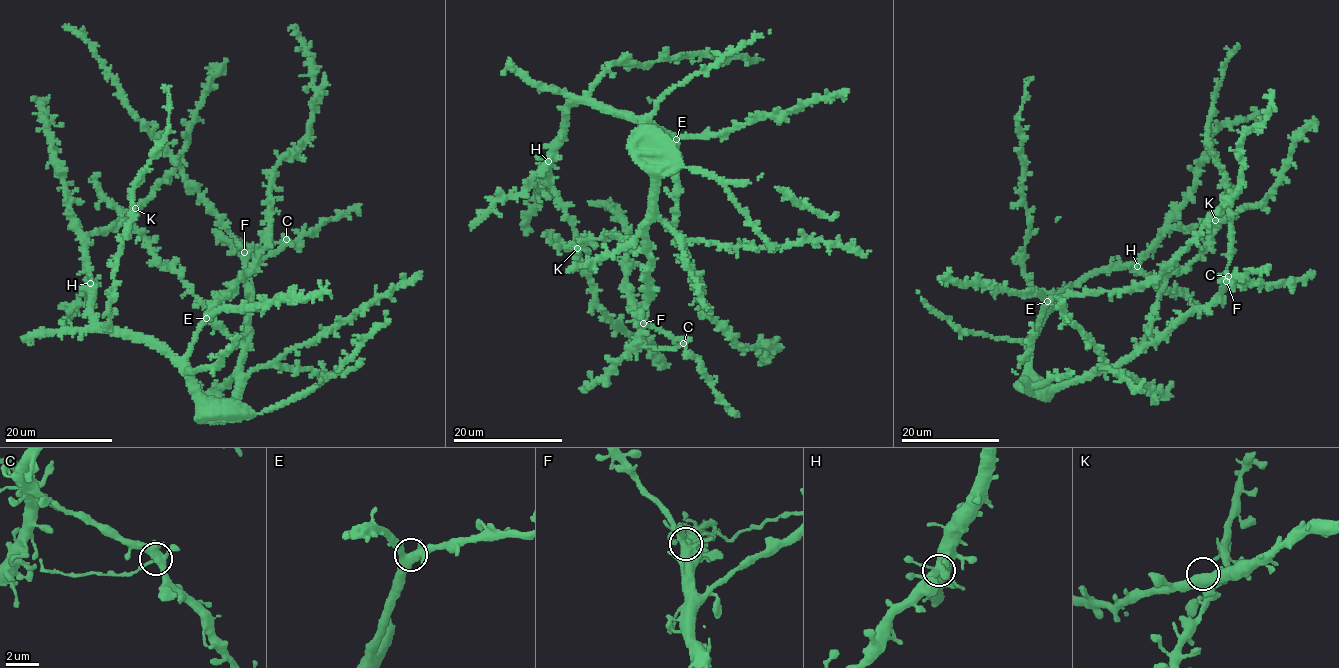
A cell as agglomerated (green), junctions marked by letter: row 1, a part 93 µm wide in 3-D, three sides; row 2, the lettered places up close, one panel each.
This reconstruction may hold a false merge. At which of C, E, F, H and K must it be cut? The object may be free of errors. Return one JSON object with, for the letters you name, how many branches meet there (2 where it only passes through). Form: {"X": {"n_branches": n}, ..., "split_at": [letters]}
{"C": {"n_branches": 5}, "split_at": ["C"]}

